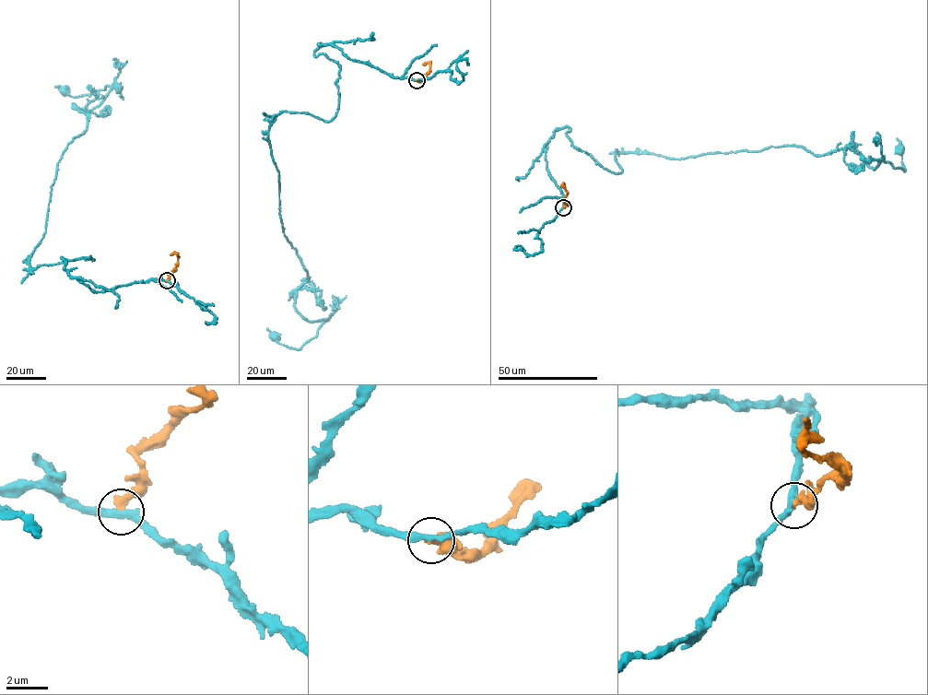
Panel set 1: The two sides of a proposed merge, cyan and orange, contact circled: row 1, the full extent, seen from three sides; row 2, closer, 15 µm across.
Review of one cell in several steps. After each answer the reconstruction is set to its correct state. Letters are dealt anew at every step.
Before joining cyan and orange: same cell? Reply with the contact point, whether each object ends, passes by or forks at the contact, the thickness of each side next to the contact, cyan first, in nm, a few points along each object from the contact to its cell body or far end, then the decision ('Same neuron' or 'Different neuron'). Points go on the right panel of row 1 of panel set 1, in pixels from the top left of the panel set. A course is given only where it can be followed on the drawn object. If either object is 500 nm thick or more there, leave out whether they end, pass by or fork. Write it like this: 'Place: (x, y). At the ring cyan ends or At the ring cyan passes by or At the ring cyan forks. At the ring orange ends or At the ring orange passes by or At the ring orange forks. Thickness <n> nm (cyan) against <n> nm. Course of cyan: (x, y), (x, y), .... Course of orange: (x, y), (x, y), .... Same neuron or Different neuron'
Place: (563, 207). At the ring cyan passes by. At the ring orange ends. Thickness 320 nm (cyan) against 340 nm. Course of cyan: (562, 207), (546, 149), (567, 127), (616, 173), (616, 149), (847, 147), (905, 170), (900, 148). Course of orange: (563, 207), (568, 205), (564, 202), (567, 193), (564, 183). Different neuron

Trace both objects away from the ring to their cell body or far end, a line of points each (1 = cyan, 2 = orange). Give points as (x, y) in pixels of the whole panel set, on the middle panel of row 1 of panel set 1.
1: (417, 79), (318, 44), (334, 116), (270, 126), (294, 305), (328, 318), (299, 349), (275, 336)
2: (417, 80), (421, 81), (429, 71), (429, 64), (422, 64)

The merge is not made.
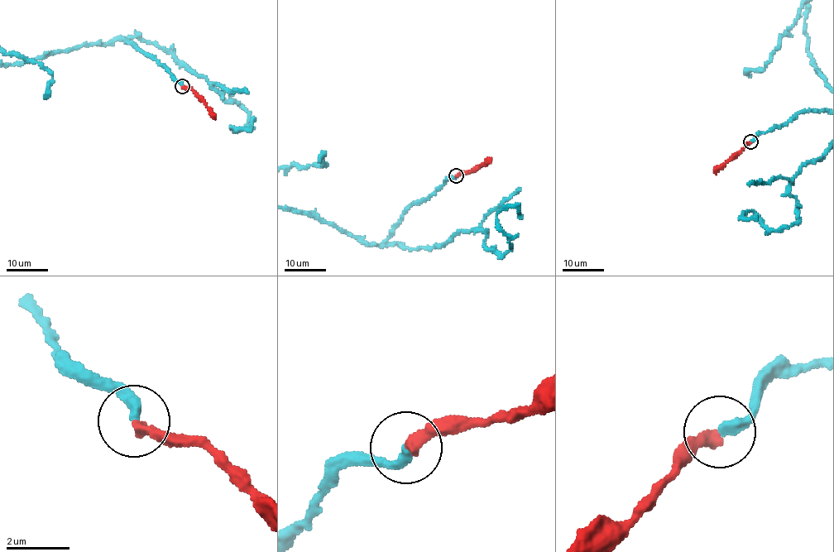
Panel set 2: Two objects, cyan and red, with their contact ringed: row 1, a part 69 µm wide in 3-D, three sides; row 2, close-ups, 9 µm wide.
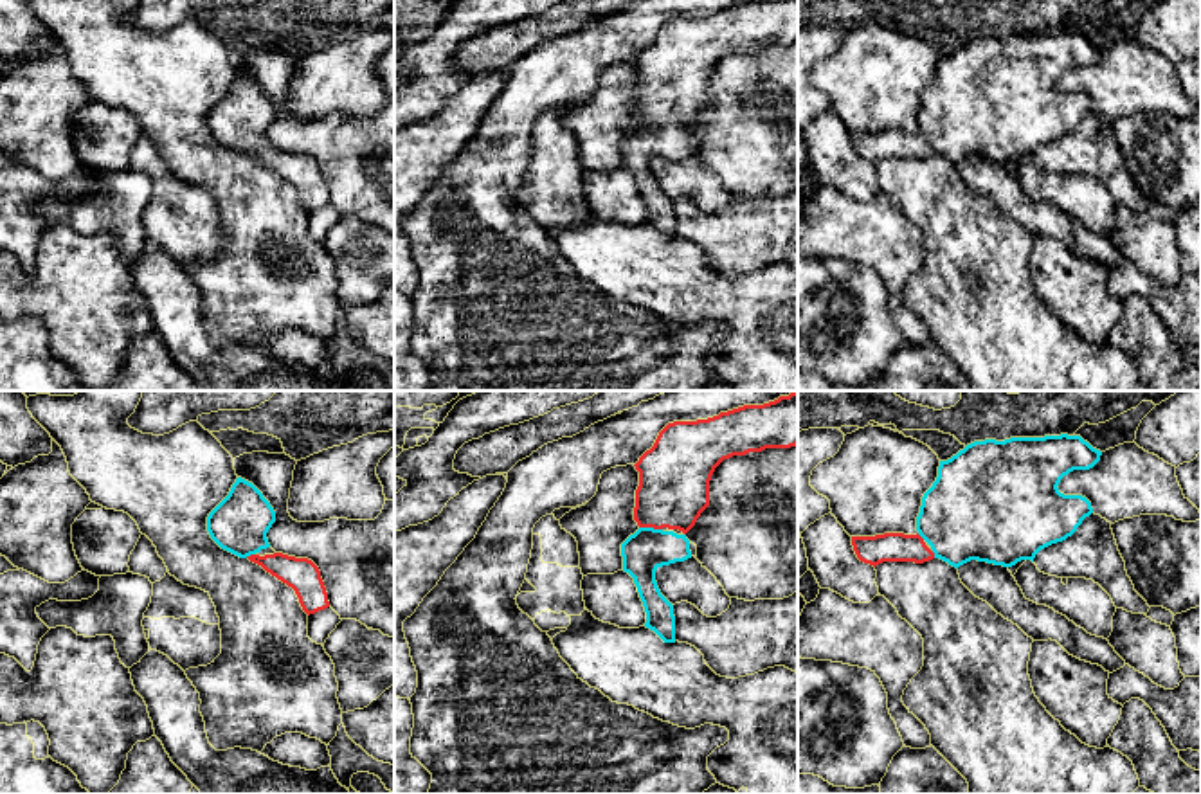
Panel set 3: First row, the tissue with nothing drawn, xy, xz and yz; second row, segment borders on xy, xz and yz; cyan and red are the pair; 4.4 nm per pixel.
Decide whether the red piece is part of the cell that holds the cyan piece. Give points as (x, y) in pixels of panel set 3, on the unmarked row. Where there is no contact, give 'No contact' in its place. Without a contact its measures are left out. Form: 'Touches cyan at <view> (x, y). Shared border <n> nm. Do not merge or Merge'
Touches cyan at xz (650, 125). Shared border 110 nm. Merge

